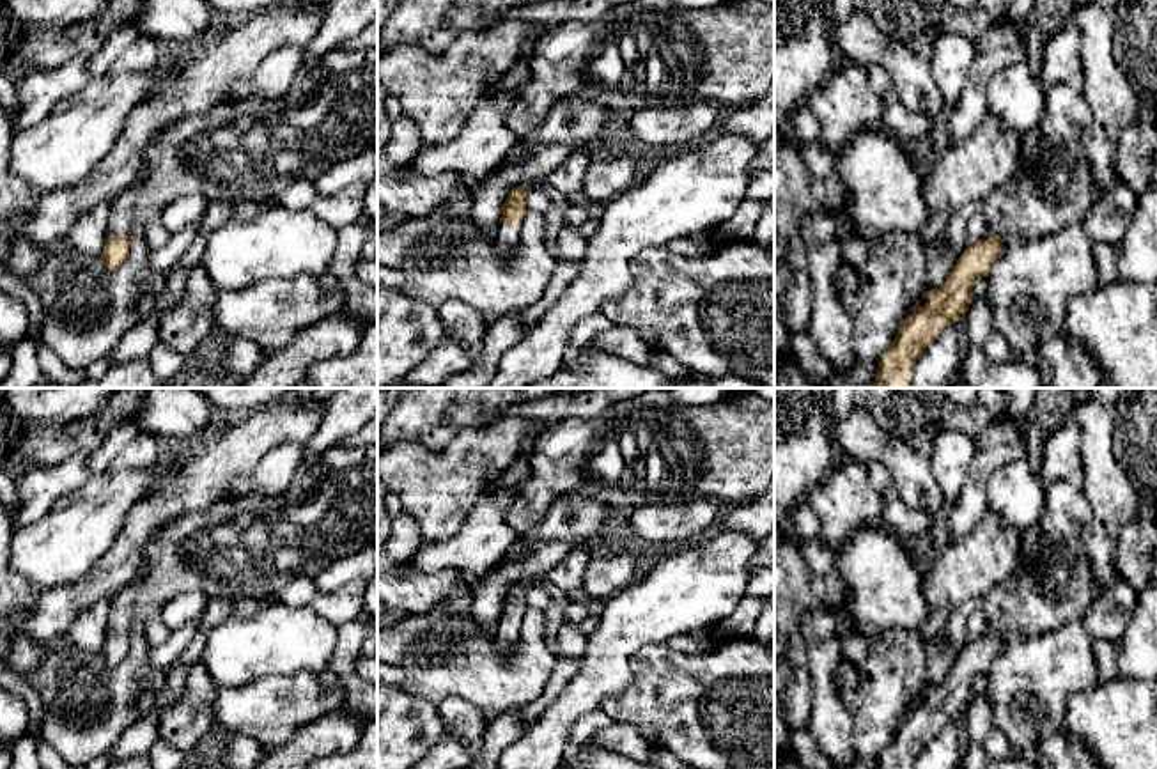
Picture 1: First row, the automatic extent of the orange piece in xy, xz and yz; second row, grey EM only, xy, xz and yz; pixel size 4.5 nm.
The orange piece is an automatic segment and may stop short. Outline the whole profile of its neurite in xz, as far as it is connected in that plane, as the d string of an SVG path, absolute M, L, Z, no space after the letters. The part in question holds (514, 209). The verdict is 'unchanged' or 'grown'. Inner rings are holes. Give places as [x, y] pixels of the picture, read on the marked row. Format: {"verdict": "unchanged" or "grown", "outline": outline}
{"verdict": "grown", "outline": "M519 184L510 190L503 204L494 239L500 255L512 253L514 248L519 245L523 220L528 214L524 197L526 197L526 186Z"}

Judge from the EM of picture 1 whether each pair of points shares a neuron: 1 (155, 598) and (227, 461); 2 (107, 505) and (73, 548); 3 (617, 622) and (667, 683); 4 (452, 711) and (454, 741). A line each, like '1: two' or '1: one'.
1: two
2: one
3: two
4: one

